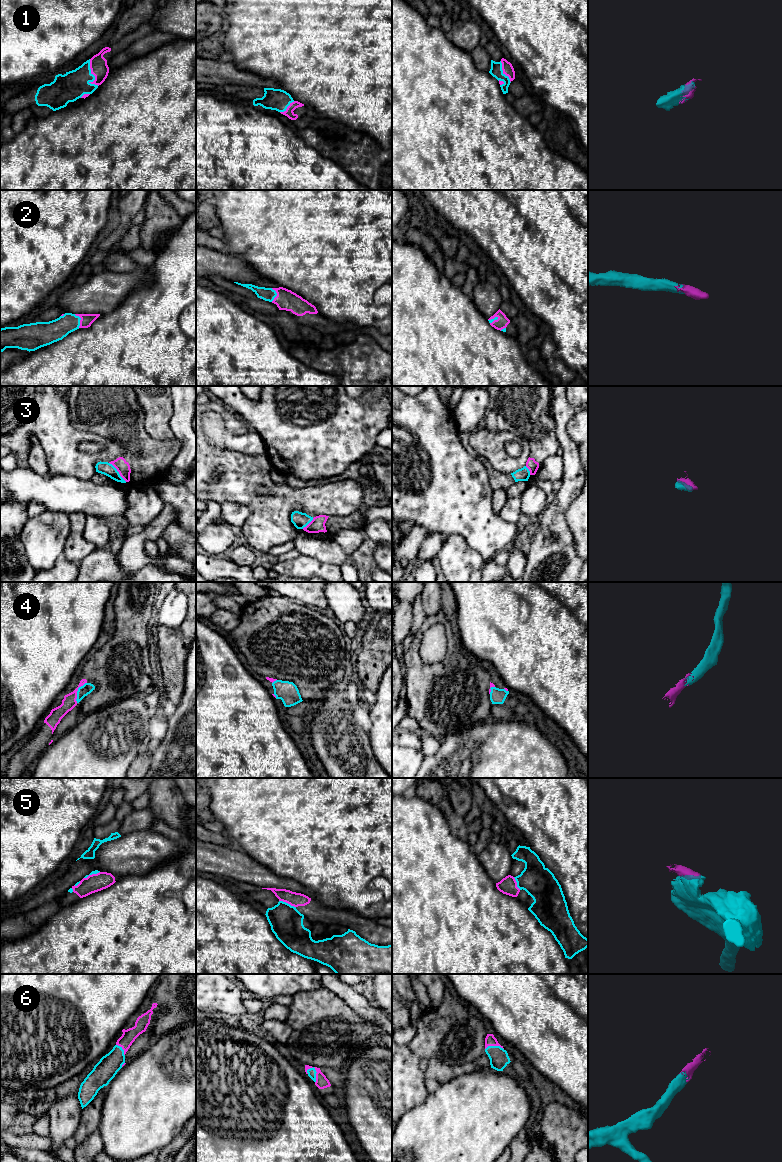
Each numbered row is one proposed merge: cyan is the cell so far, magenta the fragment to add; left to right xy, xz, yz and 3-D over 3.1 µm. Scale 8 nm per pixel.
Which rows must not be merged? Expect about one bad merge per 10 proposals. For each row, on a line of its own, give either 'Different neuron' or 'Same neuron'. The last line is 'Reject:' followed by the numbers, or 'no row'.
1: Same neuron
2: Same neuron
3: Same neuron
4: Same neuron
5: Different neuron
6: Same neuron
Reject: 5

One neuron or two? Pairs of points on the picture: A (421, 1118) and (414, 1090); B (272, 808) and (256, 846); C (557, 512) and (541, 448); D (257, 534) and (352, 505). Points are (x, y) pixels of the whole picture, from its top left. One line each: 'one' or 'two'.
A: two
B: one
C: two
D: one

